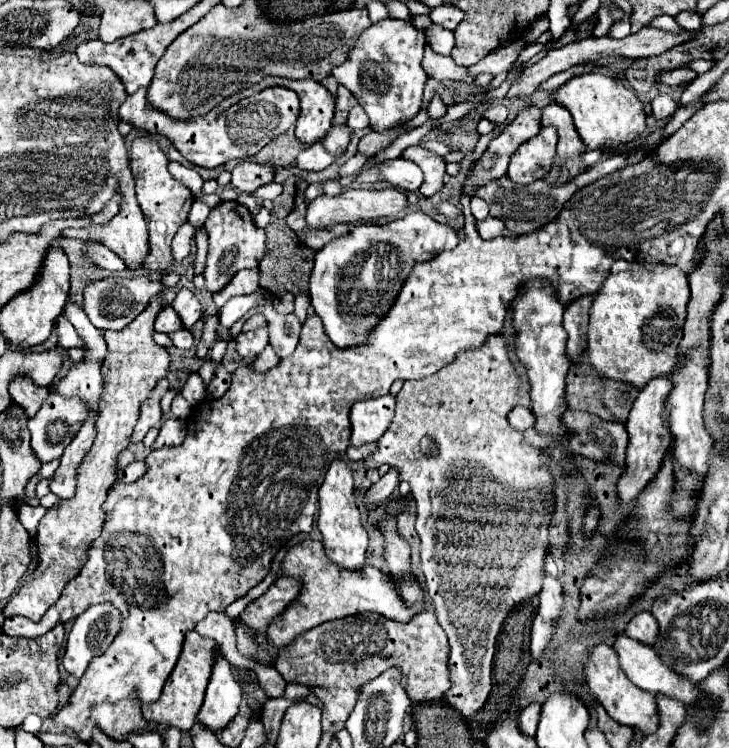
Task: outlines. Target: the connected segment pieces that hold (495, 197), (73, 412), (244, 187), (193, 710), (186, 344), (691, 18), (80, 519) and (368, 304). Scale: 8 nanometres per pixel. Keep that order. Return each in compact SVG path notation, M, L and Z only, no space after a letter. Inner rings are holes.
M630 150L626 152L618 152L614 154L612 158L608 160L600 160L598 164L590 166L586 172L578 174L574 180L570 180L568 184L564 186L550 186L548 182L544 180L538 180L538 182L532 182L532 184L516 184L516 182L510 182L510 178L498 178L494 182L488 182L486 186L478 186L476 188L476 196L480 196L482 200L486 200L490 204L490 216L496 216L496 218L502 218L506 228L514 234L528 234L528 232L534 232L538 230L540 226L544 226L546 222L554 220L558 216L558 212L562 210L564 202L570 200L570 196L590 184L590 182L596 182L598 178L610 174L610 172L616 172L618 168L626 168L628 166L628 158L630 158Z
M52 392L38 414L30 420L34 456L40 462L60 458L84 422L86 414L88 408L78 398L66 400Z
M242 162L232 170L232 186L238 192L254 192L258 186L272 182L274 166L272 164L254 164L254 162Z
M194 630L190 634L186 634L186 642L182 644L182 654L180 654L170 678L166 680L162 696L158 698L158 702L150 702L150 704L142 706L142 716L148 720L166 722L166 724L170 724L182 732L190 730L194 720L196 720L196 714L202 706L204 690L208 686L208 678L210 678L216 654L220 654L220 648L214 640L204 638Z
M180 330L180 332L174 332L172 336L172 342L176 348L182 348L182 350L190 350L194 346L194 334L190 330Z
M684 11L674 17L676 22L688 31L695 31L702 26L702 14Z
M158 294L146 310L134 322L130 322L122 330L108 330L104 338L108 342L108 356L104 362L104 392L100 400L100 414L96 420L96 438L86 454L86 462L78 468L78 486L74 498L60 500L54 508L46 512L46 516L38 524L38 562L32 570L22 578L18 594L14 592L4 606L4 616L26 616L32 622L40 622L44 612L60 598L68 580L72 580L80 566L86 562L86 550L98 538L104 510L102 502L110 486L116 480L114 466L118 454L128 446L128 436L140 414L140 404L146 394L154 388L154 384L166 376L170 354L166 348L154 342L154 318L158 310L164 306L164 294Z
M412 212L404 218L398 218L388 224L364 224L356 226L348 236L338 238L330 244L326 244L322 250L316 252L314 258L314 270L310 274L310 300L316 310L316 314L324 322L324 330L328 338L336 346L354 346L366 342L366 334L376 326L376 322L388 312L388 308L394 304L396 294L402 288L402 282L410 274L414 262L426 262L432 260L436 254L450 250L458 244L458 232L450 224L440 224L432 220L424 212Z

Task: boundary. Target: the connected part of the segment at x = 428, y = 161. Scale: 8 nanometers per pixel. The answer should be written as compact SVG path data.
M408 146L408 148L402 152L402 156L404 156L406 160L416 162L416 164L422 168L424 184L420 186L420 194L422 194L424 198L436 194L436 192L444 186L442 178L444 178L446 162L444 162L442 156L438 156L438 154L434 154L434 152L428 152L428 150L420 148L420 146Z

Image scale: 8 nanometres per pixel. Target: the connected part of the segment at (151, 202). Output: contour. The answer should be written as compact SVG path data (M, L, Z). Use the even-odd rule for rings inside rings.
M134 138L130 146L130 168L132 176L136 180L136 198L142 208L142 214L148 222L148 246L150 252L146 256L146 262L142 268L146 270L160 270L160 254L164 254L164 248L170 242L170 232L176 232L180 224L186 222L190 213L190 206L194 203L194 198L190 196L190 190L184 188L180 182L176 182L170 172L168 172L168 158L160 150L160 146L150 138Z

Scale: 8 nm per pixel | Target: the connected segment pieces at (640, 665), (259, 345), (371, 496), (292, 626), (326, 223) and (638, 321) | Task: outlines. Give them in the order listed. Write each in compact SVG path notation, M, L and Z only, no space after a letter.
M618 634L614 638L614 644L612 648L616 650L618 658L620 658L620 666L624 670L624 674L642 690L648 690L652 694L666 694L666 696L672 696L672 698L678 698L682 700L686 706L692 704L696 698L698 698L698 688L696 684L680 678L674 670L670 670L668 666L664 666L660 662L660 658L656 656L656 652L652 650L652 646L646 646L646 644L638 644L638 640L630 638L628 634Z
M268 324L264 328L256 328L252 332L241 332L240 336L238 336L238 354L244 360L258 356L264 350L264 346L269 344L268 334Z
M390 468L390 470L364 494L364 502L366 502L366 504L378 504L378 502L386 500L398 484L400 484L398 470Z
M306 540L292 546L280 564L280 572L286 578L300 580L302 588L294 598L294 604L286 608L278 618L274 618L266 630L268 644L276 650L276 658L280 656L282 650L286 650L286 646L290 646L290 642L294 642L294 638L328 620L370 610L398 622L408 622L414 614L422 612L420 604L406 606L402 598L398 598L394 590L394 582L390 580L388 574L382 574L374 566L364 566L362 570L354 570L354 572L334 566L334 562L330 562L328 556L324 554L322 542L316 542L316 540Z
M394 188L382 190L348 189L337 196L318 196L308 204L306 224L314 230L332 228L336 224L354 224L354 222L372 222L380 216L402 216L408 208L408 196Z
M616 260L610 268L608 280L594 296L588 322L588 362L600 376L626 382L642 390L648 380L672 372L678 364L678 344L682 340L682 328L686 322L686 304L690 300L690 286L686 274L678 266L654 266L652 262L628 262Z

